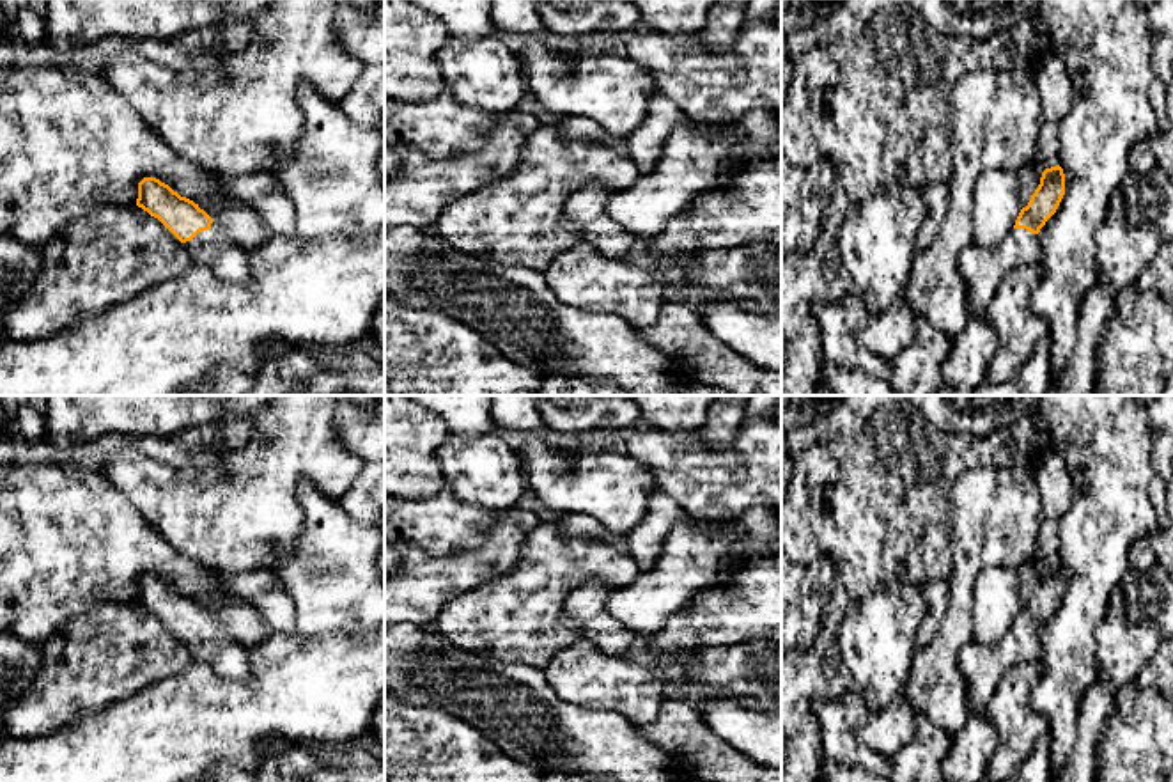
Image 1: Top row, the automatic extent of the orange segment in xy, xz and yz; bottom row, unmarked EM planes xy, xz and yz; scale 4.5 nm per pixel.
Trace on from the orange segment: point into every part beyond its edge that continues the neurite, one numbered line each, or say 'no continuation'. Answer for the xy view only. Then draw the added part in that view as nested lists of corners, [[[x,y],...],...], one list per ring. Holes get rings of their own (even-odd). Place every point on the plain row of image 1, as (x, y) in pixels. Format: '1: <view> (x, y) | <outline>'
1: xy (215, 646) | [[[216,619],[183,640],[195,661],[207,663],[220,677],[250,684],[253,681],[248,651],[245,651]]]

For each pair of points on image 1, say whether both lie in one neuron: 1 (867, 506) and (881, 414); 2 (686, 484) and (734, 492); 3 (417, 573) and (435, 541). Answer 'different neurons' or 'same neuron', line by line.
1: same neuron
2: same neuron
3: different neurons

